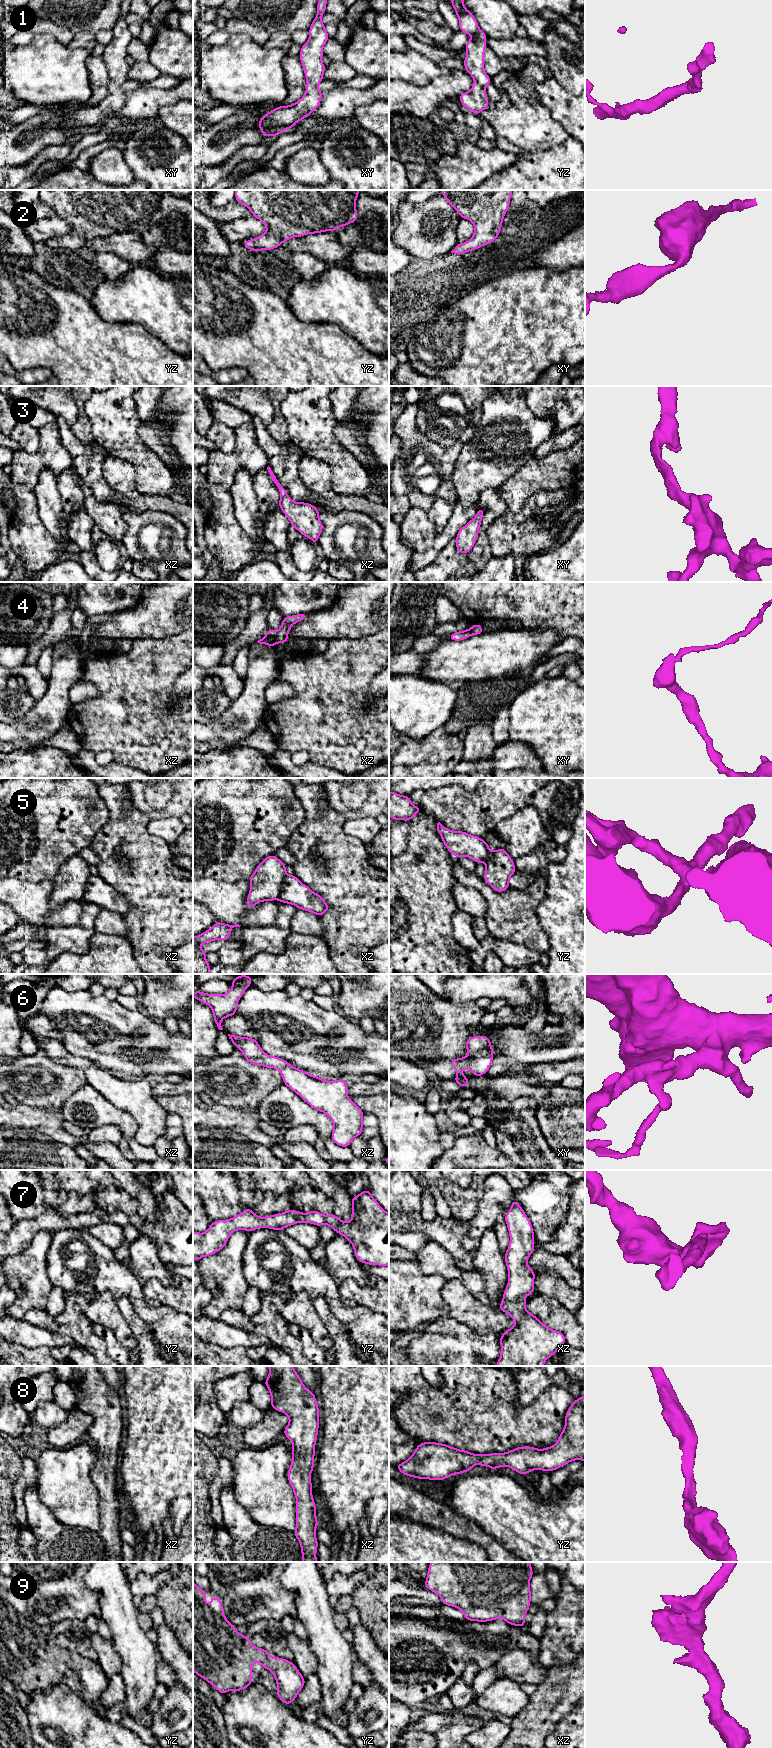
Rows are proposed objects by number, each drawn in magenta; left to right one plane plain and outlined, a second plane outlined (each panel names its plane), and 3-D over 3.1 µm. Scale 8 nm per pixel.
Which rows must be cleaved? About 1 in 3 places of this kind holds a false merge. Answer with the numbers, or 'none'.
4, 5

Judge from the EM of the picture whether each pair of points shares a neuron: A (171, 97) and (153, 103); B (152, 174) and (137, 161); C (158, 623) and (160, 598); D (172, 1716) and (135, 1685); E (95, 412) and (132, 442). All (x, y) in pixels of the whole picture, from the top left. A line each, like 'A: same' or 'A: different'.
A: same
B: same
C: same
D: different
E: same

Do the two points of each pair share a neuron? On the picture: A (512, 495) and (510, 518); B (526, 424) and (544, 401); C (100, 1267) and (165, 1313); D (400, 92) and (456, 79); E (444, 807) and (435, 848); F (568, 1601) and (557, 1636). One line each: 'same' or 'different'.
A: different
B: different
C: same
D: same
E: same
F: same

